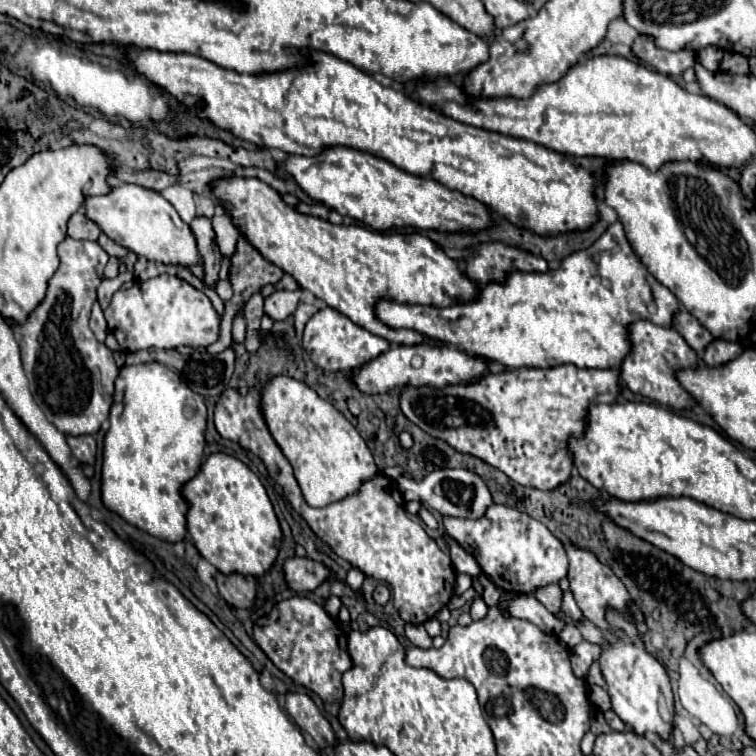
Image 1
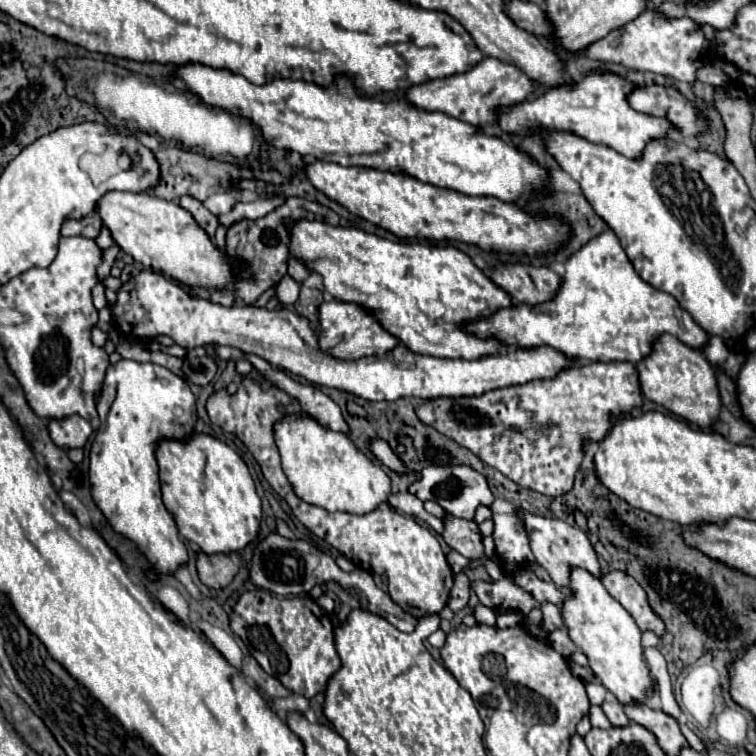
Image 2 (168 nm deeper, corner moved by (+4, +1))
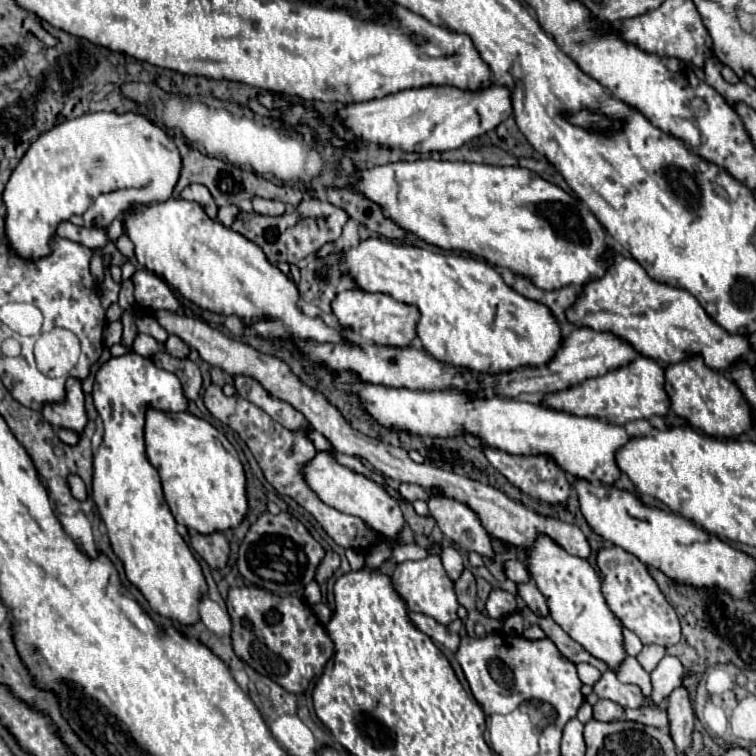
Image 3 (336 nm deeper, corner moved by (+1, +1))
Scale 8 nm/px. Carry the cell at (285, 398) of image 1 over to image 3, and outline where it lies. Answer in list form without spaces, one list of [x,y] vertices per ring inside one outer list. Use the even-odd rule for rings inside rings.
[[[318,452],[314,456],[314,460],[310,460],[304,466],[304,478],[308,482],[308,486],[318,494],[318,498],[322,502],[326,502],[328,506],[344,512],[344,514],[352,514],[358,516],[366,522],[366,526],[370,526],[374,532],[396,540],[402,526],[404,526],[404,516],[400,510],[400,504],[374,480],[352,472],[346,466],[340,466],[332,454],[328,452]]]

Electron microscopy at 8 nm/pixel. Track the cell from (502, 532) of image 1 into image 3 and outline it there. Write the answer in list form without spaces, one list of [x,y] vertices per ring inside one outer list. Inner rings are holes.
[[[400,484],[400,492],[408,502],[414,500],[428,500],[428,494],[424,492],[424,488],[416,486],[416,484]]]

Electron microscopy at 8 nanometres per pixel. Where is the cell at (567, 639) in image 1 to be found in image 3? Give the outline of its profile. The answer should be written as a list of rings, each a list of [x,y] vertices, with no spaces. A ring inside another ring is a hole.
[[[524,582],[524,584],[518,584],[518,596],[526,602],[526,606],[538,614],[538,616],[548,616],[548,606],[546,606],[546,600],[544,596],[540,594],[540,590],[536,588],[534,582]]]

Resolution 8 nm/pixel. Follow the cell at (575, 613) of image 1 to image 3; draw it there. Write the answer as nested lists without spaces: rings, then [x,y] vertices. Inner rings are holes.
[[[506,560],[506,562],[504,562],[504,572],[506,572],[506,576],[508,576],[510,580],[514,580],[516,584],[530,580],[530,574],[528,574],[526,564],[520,562],[520,560]]]

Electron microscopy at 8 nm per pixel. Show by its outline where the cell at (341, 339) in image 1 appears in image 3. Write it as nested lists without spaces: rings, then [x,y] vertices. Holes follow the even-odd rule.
[[[352,288],[336,296],[336,300],[332,302],[332,310],[344,328],[364,338],[370,338],[376,344],[404,348],[404,346],[410,346],[412,340],[416,338],[416,324],[420,318],[420,310],[412,304],[398,302],[388,294],[380,294],[380,292],[372,294],[372,292],[364,292],[362,288]]]

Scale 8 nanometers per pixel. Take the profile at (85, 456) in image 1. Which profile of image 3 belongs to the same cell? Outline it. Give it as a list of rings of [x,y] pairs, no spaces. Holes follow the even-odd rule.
[[[68,378],[66,398],[62,402],[42,406],[42,416],[52,426],[62,426],[62,428],[70,428],[74,432],[82,432],[88,422],[86,412],[84,412],[82,382],[78,378]]]

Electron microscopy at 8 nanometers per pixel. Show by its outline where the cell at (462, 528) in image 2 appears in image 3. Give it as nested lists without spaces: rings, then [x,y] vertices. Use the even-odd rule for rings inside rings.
[[[430,496],[428,508],[440,530],[454,540],[466,552],[478,552],[480,556],[492,556],[490,536],[480,524],[478,516],[464,504],[454,502],[446,496]]]

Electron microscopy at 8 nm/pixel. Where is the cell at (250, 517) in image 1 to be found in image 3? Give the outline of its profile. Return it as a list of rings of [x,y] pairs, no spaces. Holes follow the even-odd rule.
[[[148,408],[144,442],[146,458],[160,474],[164,498],[178,524],[212,534],[242,522],[248,512],[246,476],[234,446],[220,430],[190,412],[170,414]]]

